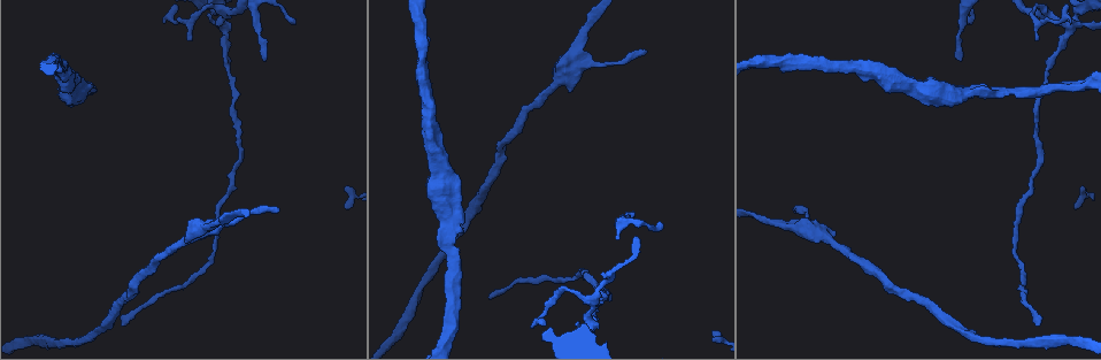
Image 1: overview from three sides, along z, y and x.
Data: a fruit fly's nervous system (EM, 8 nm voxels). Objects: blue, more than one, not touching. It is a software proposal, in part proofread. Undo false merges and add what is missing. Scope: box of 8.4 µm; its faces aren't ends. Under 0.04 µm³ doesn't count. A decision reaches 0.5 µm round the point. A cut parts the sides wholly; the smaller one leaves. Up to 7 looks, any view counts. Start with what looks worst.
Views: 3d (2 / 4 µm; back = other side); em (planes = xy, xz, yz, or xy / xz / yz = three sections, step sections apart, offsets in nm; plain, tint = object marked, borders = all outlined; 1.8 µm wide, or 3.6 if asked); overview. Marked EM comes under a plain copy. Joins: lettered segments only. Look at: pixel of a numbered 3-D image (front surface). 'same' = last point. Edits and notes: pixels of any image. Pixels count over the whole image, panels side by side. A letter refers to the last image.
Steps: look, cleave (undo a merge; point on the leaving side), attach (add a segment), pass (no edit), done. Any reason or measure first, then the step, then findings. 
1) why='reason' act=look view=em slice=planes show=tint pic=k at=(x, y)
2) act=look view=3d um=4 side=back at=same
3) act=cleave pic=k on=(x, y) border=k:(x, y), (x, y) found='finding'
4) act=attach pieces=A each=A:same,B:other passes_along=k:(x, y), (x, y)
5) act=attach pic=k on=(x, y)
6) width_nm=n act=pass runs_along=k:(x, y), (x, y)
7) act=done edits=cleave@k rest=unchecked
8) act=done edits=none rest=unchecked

why='thin arm on a thick one' act=look view=em slice=planes show=borders pic=1 at=(1070, 28)

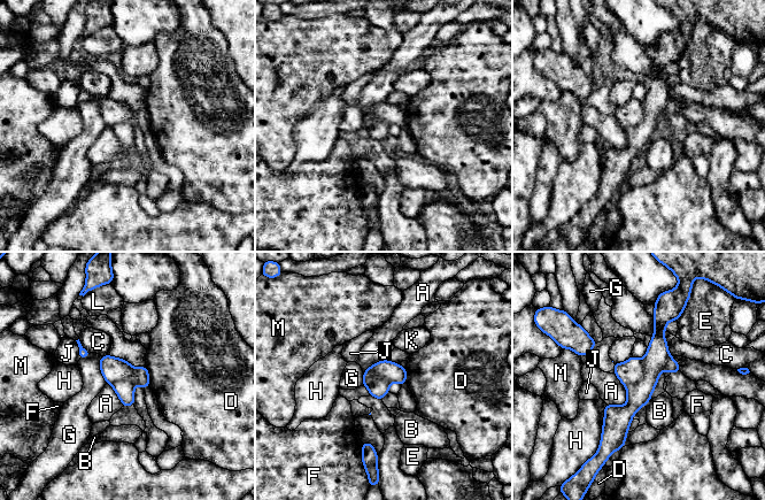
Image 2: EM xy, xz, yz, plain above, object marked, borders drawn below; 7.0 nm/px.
act=cleave pic=2 on=(630, 372) each=A:other,B:other,C:other,D:other,E:other,F:other,G:other,H:other,J:other,K:other,L:other,M:other border=2:(643, 362), (644, 375), (626, 387) found='two neurons meet here'

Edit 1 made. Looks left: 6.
why='redraw' act=look view=overview

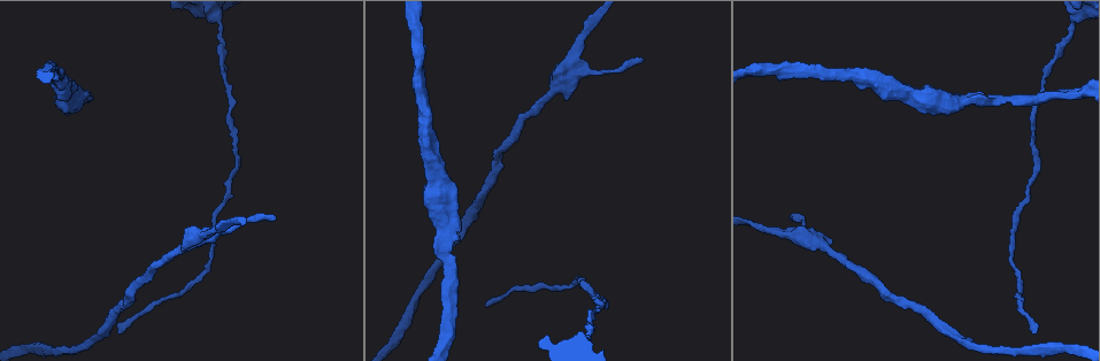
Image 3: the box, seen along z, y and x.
act=look view=em slice=planes show=borders pic=3 at=(196, 237)

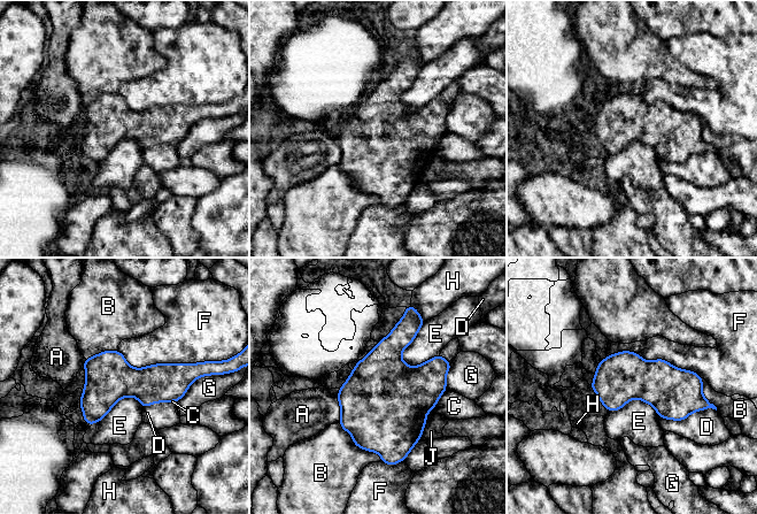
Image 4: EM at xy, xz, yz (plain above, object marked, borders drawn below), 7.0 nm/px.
act=pass each=A:other,B:other,C:other,D:other,E:other,F:other,G:other,H:other,J:other border=4:(424, 321), (401, 354), (411, 368) found='one neuron here'

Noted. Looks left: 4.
act=look view=3d um=4 pic=3 at=(437, 213)

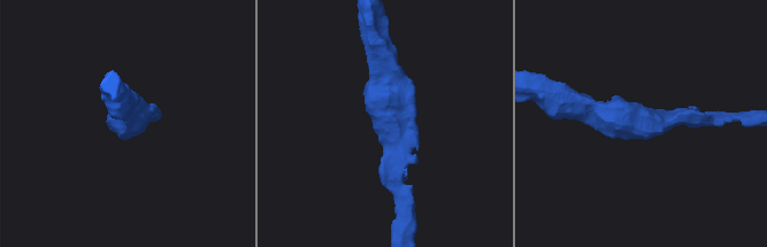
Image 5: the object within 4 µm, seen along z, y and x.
arm_widths_nm=220,340 why='need the tissue' act=look view=em um=3.6 slice=planes show=tint pic=5 at=(643, 122)

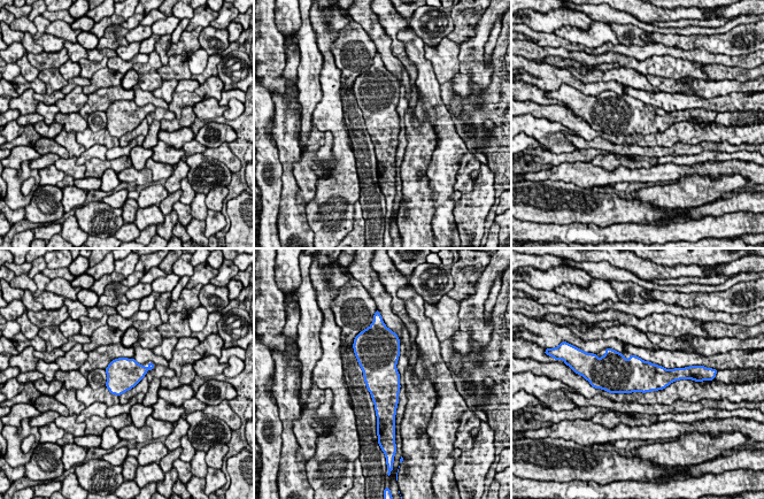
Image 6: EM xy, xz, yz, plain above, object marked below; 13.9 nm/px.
act=look view=em um=3.6 slice=planes show=borders at=same

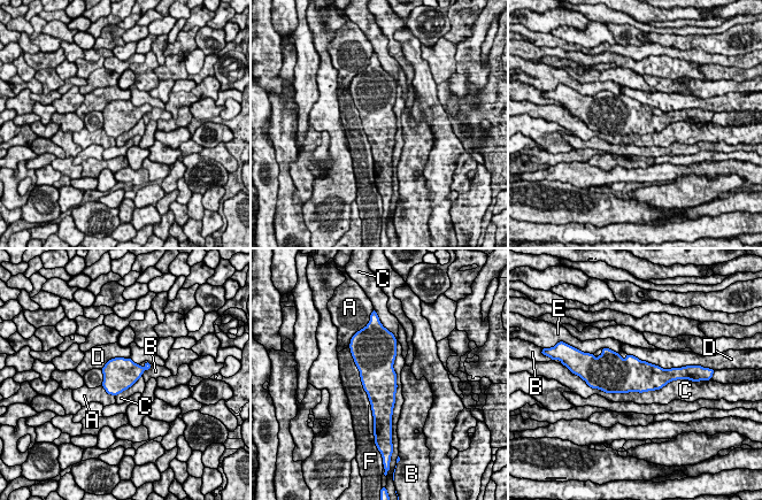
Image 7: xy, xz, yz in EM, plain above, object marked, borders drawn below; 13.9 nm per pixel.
act=pass each=A:other,B:other,C:other,D:other,E:other,F:other border=7:(676, 378), (641, 392), (599, 390) found='all the same neuron'

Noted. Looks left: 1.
act=done edits=cleave@2 rest=unchecked

